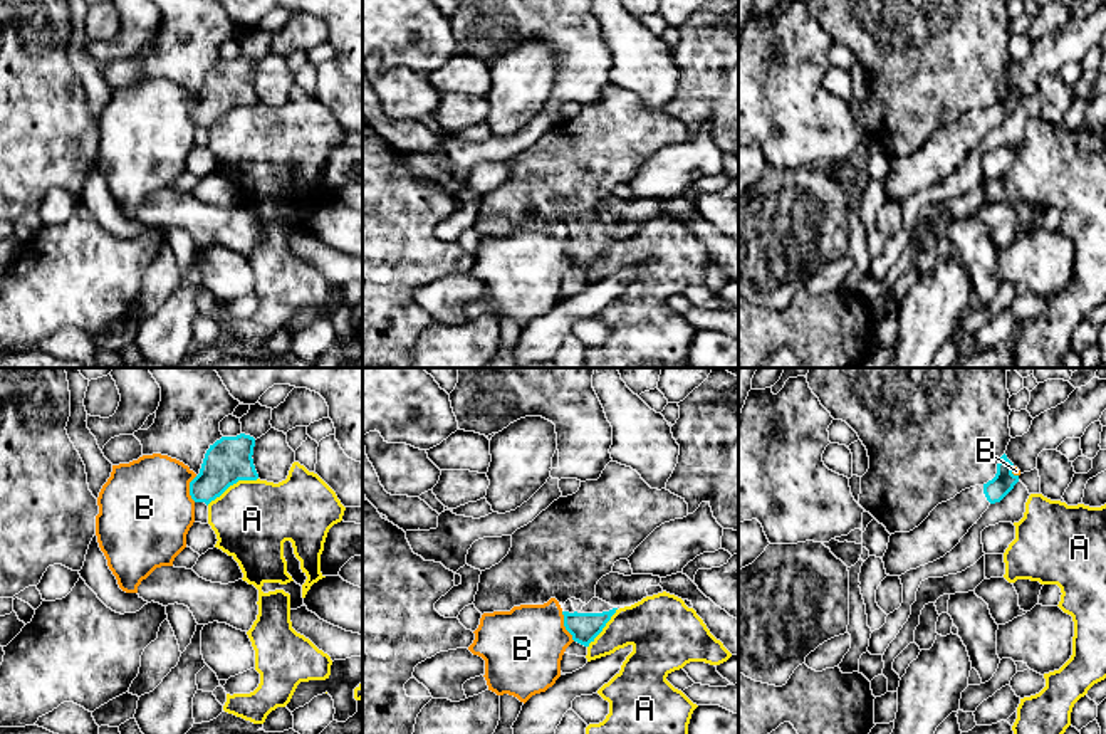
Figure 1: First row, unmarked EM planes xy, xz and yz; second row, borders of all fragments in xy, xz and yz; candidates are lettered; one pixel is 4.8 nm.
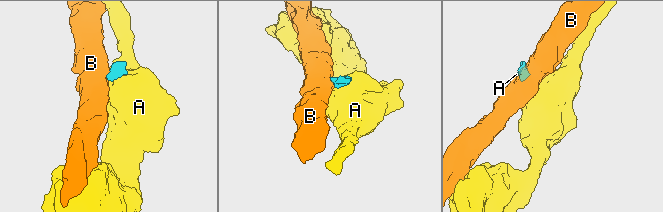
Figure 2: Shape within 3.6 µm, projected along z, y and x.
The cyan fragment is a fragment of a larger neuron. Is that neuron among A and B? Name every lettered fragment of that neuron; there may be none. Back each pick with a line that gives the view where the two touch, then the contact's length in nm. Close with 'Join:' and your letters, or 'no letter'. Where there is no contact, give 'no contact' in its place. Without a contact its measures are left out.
Join: no letter

